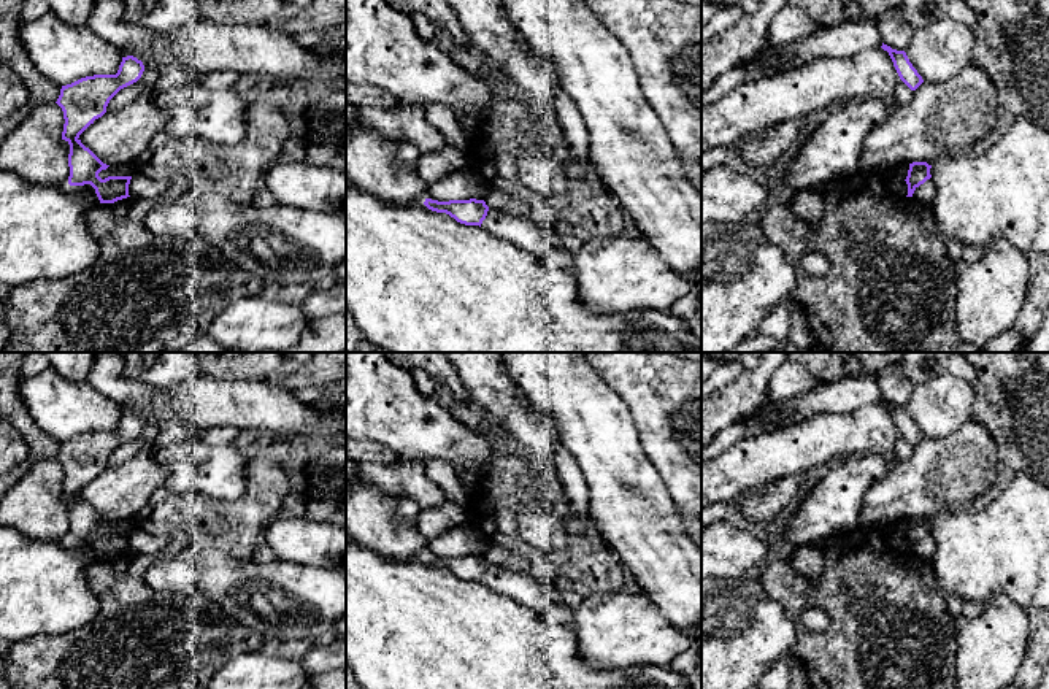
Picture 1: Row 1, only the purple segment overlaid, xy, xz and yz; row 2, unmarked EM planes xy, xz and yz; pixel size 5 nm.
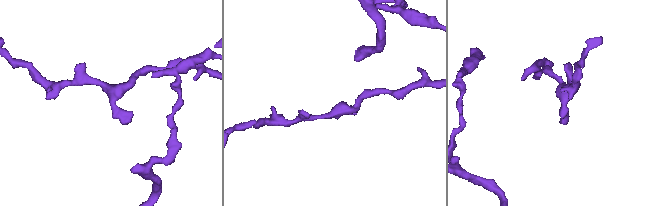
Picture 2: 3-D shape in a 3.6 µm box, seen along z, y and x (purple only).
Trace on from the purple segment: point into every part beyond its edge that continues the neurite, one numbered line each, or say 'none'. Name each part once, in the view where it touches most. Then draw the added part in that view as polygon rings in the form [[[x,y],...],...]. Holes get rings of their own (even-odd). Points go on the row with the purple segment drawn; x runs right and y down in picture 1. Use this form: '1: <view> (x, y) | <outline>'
none

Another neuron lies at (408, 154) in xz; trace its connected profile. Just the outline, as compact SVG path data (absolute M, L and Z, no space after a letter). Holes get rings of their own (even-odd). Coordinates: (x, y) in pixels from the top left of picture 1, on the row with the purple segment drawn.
M402 143L398 144L395 164L402 168L416 170L421 154L422 152L413 143Z

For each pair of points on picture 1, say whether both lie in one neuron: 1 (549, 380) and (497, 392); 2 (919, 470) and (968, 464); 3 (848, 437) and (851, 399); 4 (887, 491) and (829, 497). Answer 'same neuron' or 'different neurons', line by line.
1: different neurons
2: same neuron
3: different neurons
4: different neurons

